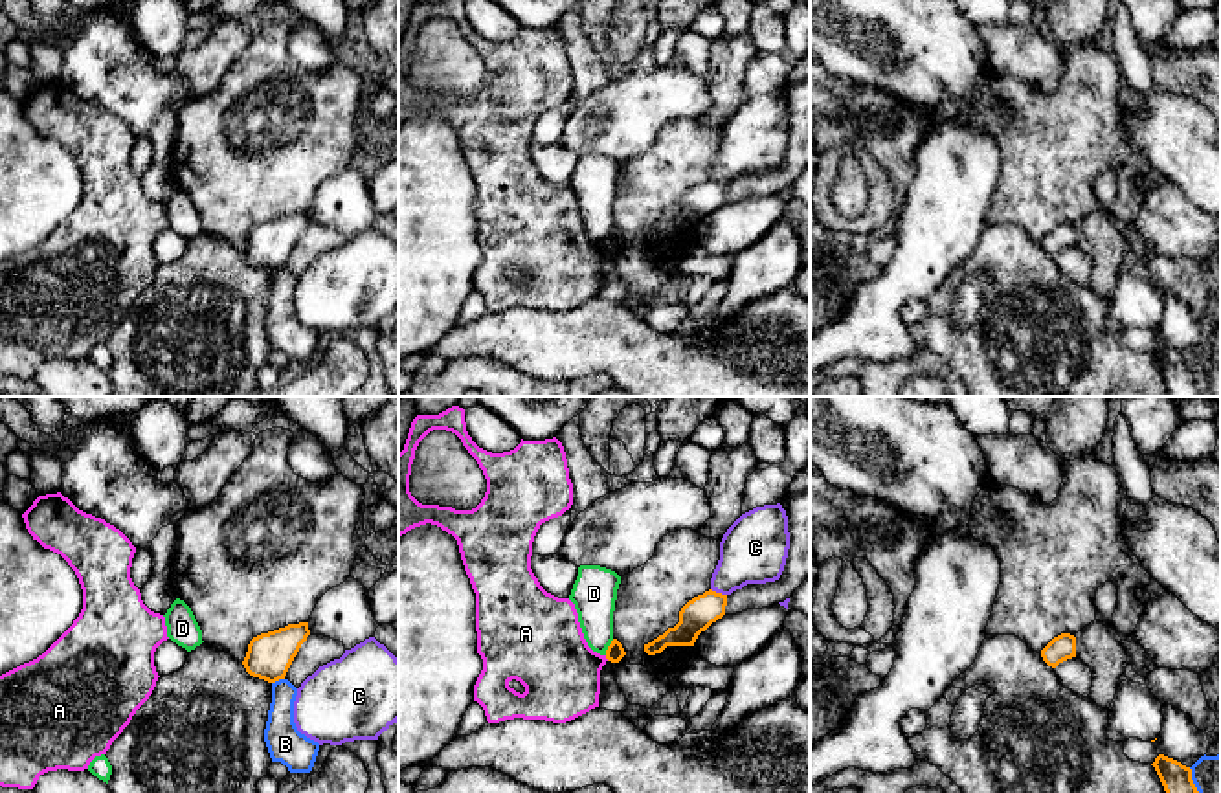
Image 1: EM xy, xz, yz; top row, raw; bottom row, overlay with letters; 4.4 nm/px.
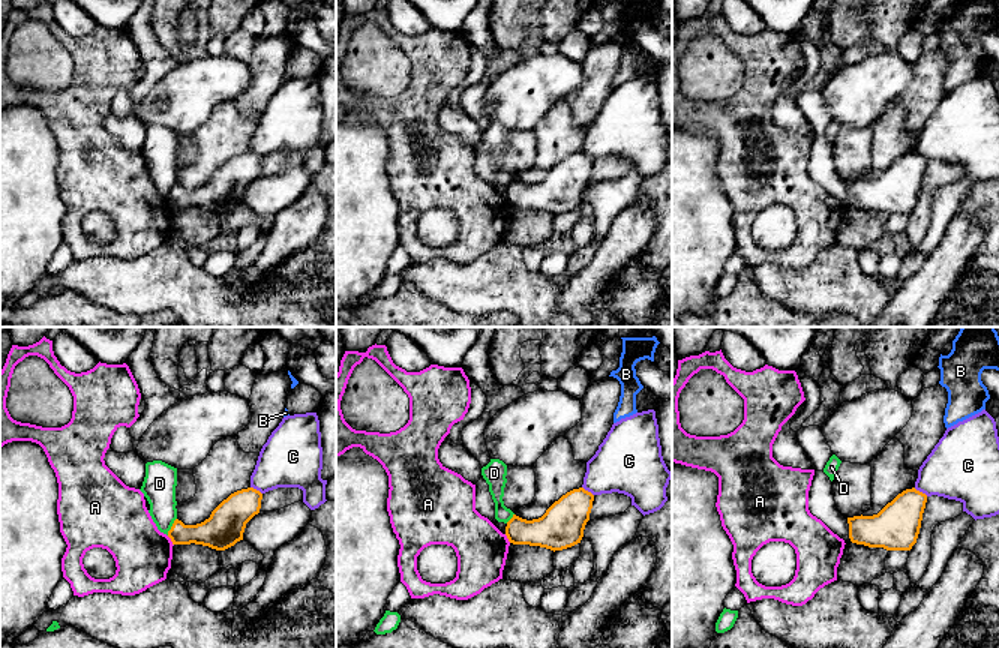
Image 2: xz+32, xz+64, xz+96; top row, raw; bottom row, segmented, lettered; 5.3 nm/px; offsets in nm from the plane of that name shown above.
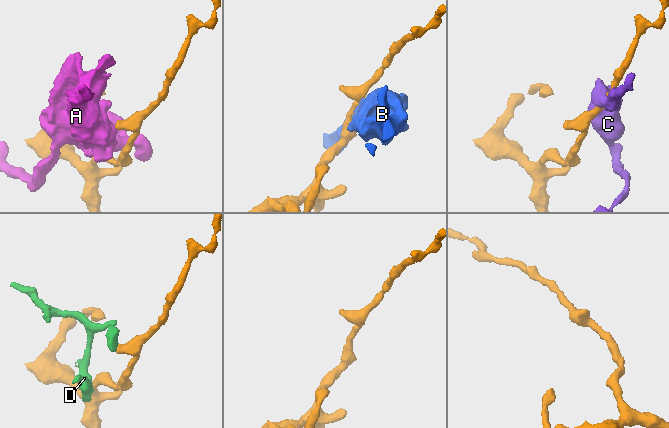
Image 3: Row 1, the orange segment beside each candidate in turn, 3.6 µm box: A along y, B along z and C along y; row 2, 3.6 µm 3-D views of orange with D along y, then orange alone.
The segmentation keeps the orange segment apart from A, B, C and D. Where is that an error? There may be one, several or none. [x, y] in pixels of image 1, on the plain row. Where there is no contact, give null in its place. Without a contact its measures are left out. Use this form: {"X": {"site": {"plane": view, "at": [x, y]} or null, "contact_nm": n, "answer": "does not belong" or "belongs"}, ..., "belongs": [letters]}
{"A": {"site": {"plane": "xz", "at": [606, 246]}, "contact_nm": 30, "answer": "does not belong"}, "B": {"site": {"plane": "xy", "at": [278, 268]}, "contact_nm": 60, "answer": "does not belong"}, "C": {"site": {"plane": "xz", "at": [718, 182]}, "contact_nm": 80, "answer": "does not belong"}, "D": {"site": {"plane": "xz", "at": [608, 235]}, "contact_nm": 80, "answer": "does not belong"}, "belongs": []}

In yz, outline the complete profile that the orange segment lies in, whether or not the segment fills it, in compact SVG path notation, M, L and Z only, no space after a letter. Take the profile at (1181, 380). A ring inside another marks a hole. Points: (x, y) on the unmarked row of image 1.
M1159 343L1151 354L1164 374L1168 396L1206 396L1190 356L1164 343Z

